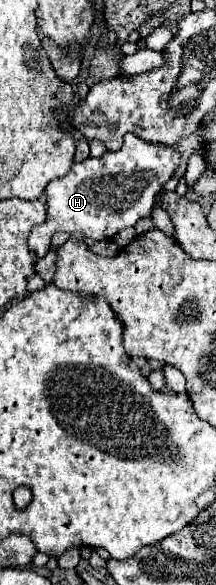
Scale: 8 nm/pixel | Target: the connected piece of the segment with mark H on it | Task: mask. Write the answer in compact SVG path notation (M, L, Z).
M126 133L124 145L118 151L106 151L100 158L74 163L68 175L54 179L46 187L46 223L36 225L30 233L30 249L44 257L50 247L50 237L58 231L84 235L90 239L112 239L118 231L134 227L154 207L156 193L174 175L180 165L180 153L174 147L146 143L140 137Z

